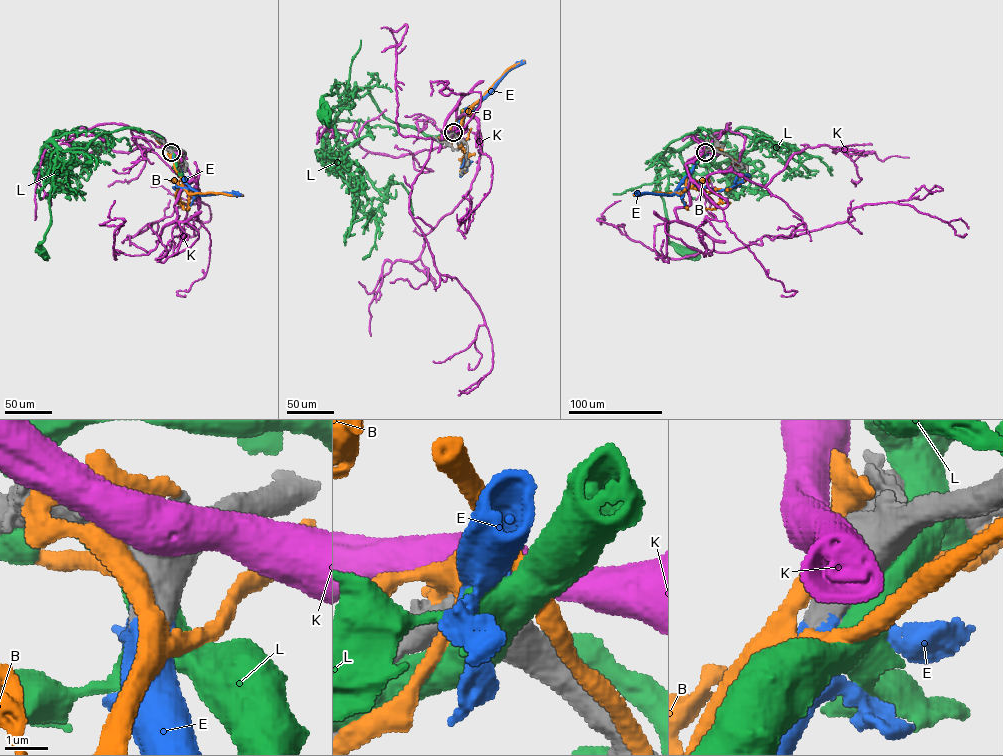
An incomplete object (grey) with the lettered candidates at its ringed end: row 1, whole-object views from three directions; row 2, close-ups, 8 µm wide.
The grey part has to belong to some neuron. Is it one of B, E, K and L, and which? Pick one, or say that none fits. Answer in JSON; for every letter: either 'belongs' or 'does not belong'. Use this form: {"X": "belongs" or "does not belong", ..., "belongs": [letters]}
{"B": "does not belong", "E": "belongs", "K": "does not belong", "L": "does not belong", "belongs": ["E"]}

